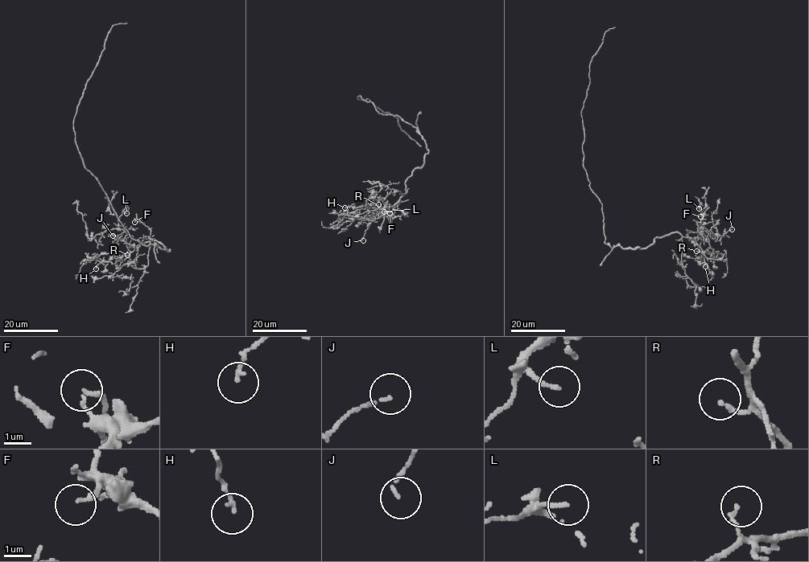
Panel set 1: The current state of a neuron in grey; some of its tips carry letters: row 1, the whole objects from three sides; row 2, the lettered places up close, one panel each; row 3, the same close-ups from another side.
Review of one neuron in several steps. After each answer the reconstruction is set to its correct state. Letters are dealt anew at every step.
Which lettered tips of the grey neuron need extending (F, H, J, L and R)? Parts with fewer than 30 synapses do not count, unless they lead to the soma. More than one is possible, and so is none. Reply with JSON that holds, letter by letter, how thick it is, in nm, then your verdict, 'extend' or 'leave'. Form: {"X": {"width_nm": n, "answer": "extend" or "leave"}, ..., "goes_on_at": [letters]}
{"F": {"width_nm": 160, "answer": "leave"}, "H": {"width_nm": 120, "answer": "leave"}, "J": {"width_nm": 110, "answer": "leave"}, "L": {"width_nm": 140, "answer": "leave"}, "R": {"width_nm": 140, "answer": "leave"}, "goes_on_at": []}

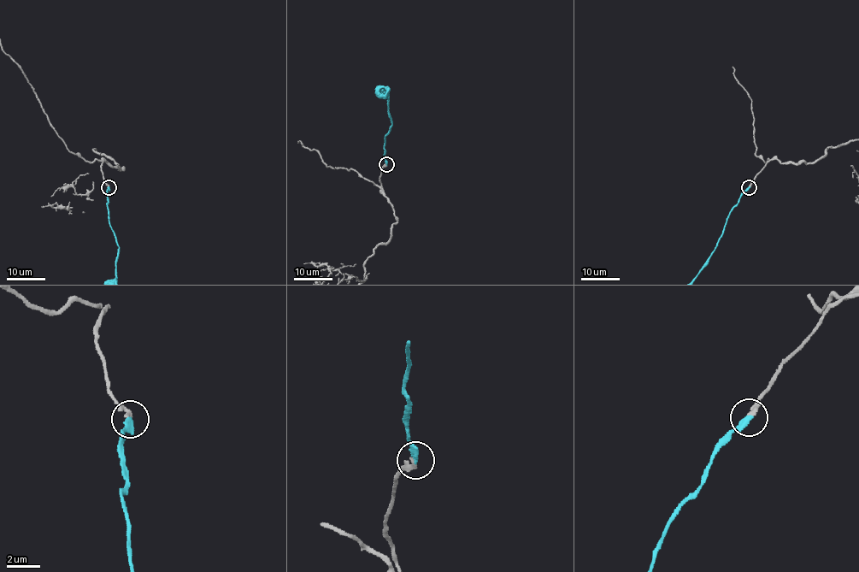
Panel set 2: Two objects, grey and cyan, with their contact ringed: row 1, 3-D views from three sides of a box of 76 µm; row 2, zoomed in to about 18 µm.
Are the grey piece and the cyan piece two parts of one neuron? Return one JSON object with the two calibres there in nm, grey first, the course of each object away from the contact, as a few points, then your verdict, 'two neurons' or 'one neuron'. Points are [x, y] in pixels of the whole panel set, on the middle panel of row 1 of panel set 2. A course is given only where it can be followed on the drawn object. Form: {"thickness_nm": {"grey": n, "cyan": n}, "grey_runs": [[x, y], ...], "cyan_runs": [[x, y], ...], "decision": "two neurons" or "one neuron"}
{"thickness_nm": {"grey": 260, "cyan": 280}, "cyan_runs": [[386, 164], [384, 139], [391, 124], [387, 92], [383, 88], [382, 91]], "decision": "one neuron"}

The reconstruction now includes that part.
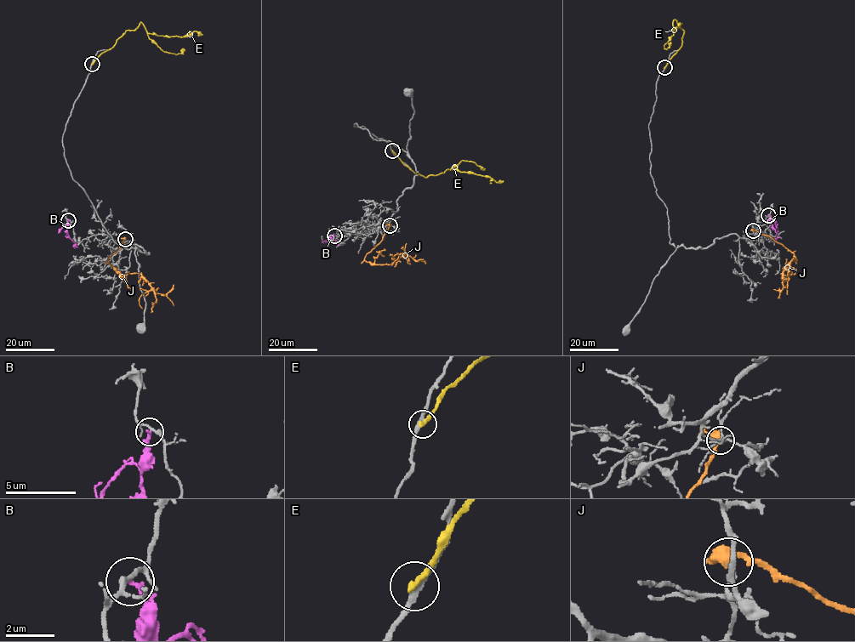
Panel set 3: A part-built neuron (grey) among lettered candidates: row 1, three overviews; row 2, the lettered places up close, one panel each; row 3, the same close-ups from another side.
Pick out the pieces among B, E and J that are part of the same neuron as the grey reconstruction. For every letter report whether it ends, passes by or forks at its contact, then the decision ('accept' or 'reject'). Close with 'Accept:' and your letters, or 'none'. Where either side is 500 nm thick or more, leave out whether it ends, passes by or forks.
B: it passes by | reject
E: it ends | reject
J: it passes by | reject
Accept: none

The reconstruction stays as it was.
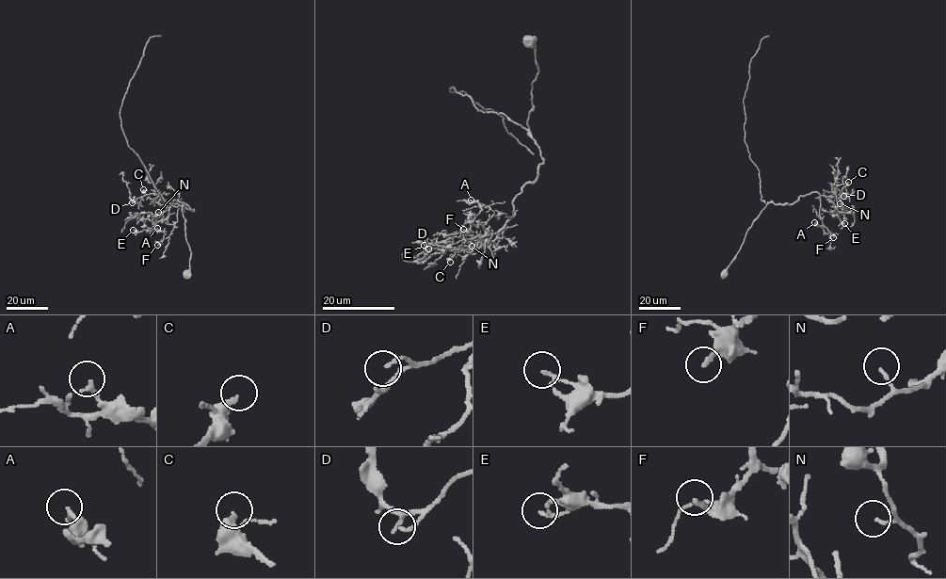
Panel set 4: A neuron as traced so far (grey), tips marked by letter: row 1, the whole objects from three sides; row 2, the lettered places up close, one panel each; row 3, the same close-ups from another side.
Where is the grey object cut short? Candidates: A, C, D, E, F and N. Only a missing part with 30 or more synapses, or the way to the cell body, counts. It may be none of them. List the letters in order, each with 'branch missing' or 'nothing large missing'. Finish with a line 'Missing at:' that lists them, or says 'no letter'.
A: nothing large missing
C: branch missing
D: nothing large missing
E: nothing large missing
F: branch missing
N: nothing large missing
Missing at: C, F

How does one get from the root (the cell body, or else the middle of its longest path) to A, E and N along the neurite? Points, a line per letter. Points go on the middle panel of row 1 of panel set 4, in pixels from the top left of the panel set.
A: (530, 40), (538, 176), (512, 217), (474, 224), (481, 208), (471, 200)
E: (530, 40), (538, 71), (527, 121), (543, 161), (538, 176), (522, 187), (513, 217), (496, 233), (424, 245)
N: (530, 40), (538, 71), (527, 121), (543, 162), (496, 237), (472, 246)

